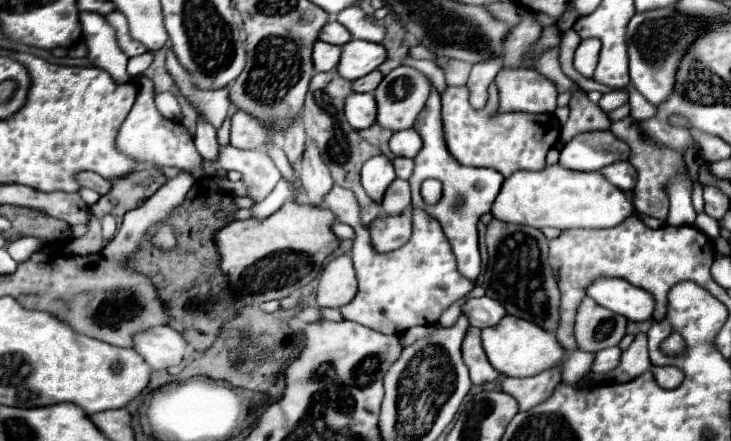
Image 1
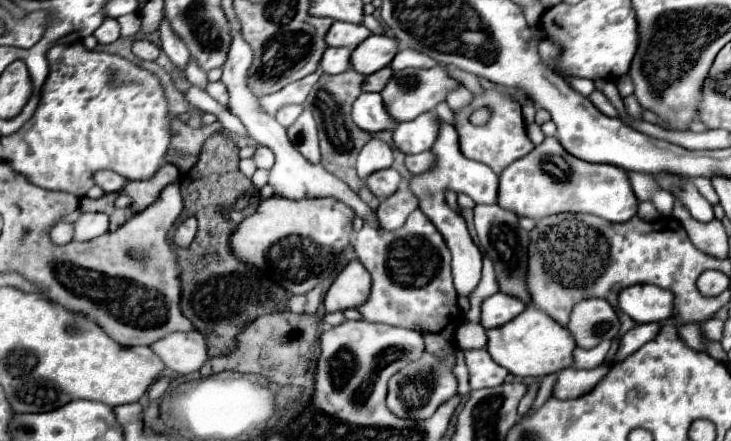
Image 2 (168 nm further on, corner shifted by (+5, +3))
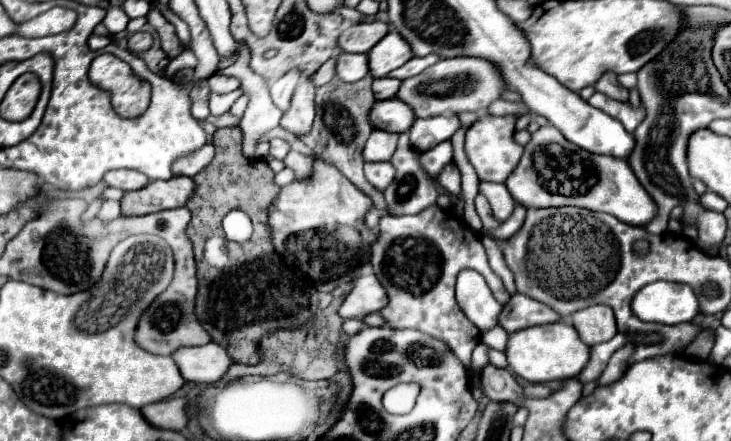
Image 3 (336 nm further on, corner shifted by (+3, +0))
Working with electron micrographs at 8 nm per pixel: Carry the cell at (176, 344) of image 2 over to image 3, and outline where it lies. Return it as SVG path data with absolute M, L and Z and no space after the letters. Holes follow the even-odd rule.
M208 342L204 346L178 348L172 358L176 360L184 380L196 384L218 382L234 364L232 358L228 358L228 352L216 342Z

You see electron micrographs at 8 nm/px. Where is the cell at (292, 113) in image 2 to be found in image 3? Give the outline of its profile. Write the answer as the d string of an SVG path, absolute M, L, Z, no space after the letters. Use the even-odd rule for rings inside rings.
M292 70L288 74L284 74L282 78L278 78L274 82L274 86L270 88L270 94L272 94L272 100L274 104L284 112L288 110L288 104L290 104L290 98L292 98L292 90L296 88L296 84L300 82L300 72L298 70Z

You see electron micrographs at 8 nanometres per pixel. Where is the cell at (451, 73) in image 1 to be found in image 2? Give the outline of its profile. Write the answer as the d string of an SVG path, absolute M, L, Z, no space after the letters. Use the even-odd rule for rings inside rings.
M461 84L458 87L448 95L446 100L452 111L458 111L458 109L465 107L472 101L472 93Z

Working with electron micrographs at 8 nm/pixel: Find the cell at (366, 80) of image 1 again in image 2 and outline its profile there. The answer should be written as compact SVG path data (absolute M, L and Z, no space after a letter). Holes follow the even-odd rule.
M384 67L384 69L368 75L366 83L362 83L362 91L382 91L384 85L386 85L386 81L390 79L390 75L392 75L390 67Z

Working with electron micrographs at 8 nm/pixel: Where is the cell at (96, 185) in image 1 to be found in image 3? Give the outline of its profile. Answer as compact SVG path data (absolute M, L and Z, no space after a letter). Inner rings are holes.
M112 170L104 176L104 180L110 186L122 188L122 190L140 190L150 182L150 178L146 178L146 174L136 172L136 170Z

